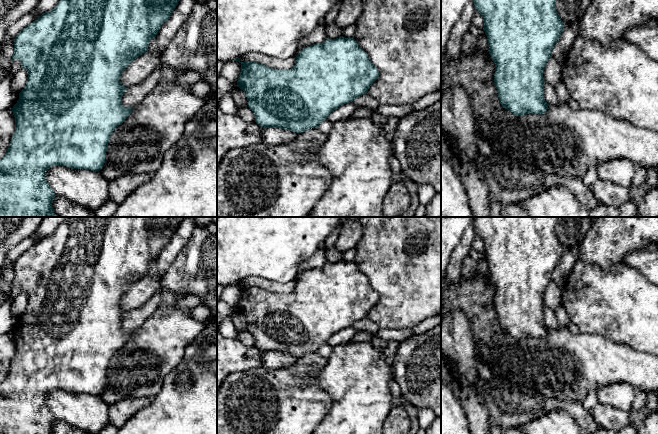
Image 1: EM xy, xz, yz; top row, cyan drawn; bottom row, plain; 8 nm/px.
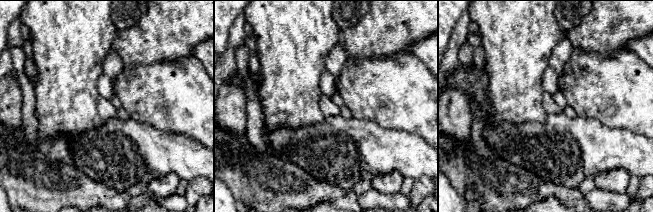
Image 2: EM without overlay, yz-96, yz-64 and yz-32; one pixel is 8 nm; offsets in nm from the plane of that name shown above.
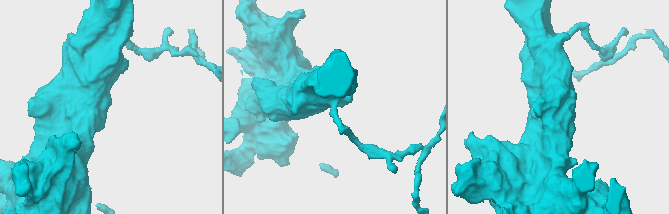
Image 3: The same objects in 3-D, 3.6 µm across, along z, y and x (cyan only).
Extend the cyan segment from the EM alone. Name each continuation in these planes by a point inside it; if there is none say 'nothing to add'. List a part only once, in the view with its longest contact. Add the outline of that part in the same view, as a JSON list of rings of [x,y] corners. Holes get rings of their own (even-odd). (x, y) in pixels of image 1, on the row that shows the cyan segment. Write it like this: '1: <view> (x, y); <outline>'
nothing to add

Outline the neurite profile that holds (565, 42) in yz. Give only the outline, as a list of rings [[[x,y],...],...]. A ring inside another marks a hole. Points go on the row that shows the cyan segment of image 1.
[[[579,21],[564,24],[563,32],[552,50],[552,57],[554,57],[561,65],[565,63],[574,40],[577,37],[578,22]]]

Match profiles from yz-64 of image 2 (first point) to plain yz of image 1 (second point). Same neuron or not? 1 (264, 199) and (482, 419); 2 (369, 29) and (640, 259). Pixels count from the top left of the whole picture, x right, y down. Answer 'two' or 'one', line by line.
1: two
2: two

